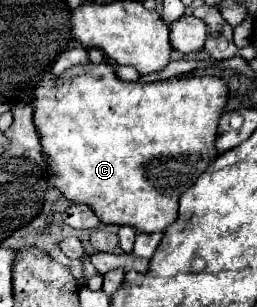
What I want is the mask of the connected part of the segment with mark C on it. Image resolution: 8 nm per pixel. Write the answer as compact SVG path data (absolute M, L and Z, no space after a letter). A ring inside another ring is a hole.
M106 62L102 64L88 64L88 66L76 66L62 76L54 74L44 74L32 88L30 92L30 102L34 108L34 126L38 130L40 142L42 142L42 152L46 158L46 172L48 172L48 184L54 186L56 190L62 192L62 196L72 202L72 204L86 204L94 210L94 214L104 222L104 224L116 224L116 226L132 226L136 230L144 232L156 232L164 230L174 220L178 218L178 198L184 190L188 190L196 178L208 168L210 160L218 156L214 142L216 142L216 128L218 120L224 112L228 98L228 86L222 78L218 76L172 76L168 80L156 80L156 82L124 82L116 76L114 68Z

